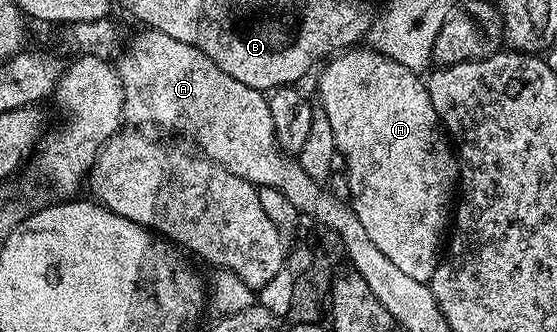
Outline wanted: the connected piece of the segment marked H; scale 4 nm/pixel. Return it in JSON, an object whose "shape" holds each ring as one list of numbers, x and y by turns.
{"shape":[[352,46,332,55,322,65,322,68,323,73,319,76,320,105,318,104,318,107,321,109,322,115,327,117,329,126,333,130,336,153,340,157,347,156,347,184,351,187,349,203,355,209,357,218,361,218,361,226,365,226,365,230,369,233,369,238,373,238,373,246,377,246,377,250,381,250,381,254,385,254,385,258,389,258,389,262,394,262,402,272,409,274,409,278,417,278,417,282,422,284,428,283,433,278,433,274,441,262,439,249,442,246,444,249,445,237,448,235,449,225,453,220,453,201,457,196,457,185,460,178,459,157,452,141,440,125,437,110,433,110,433,102,429,98,429,90,424,77,420,73,401,66,401,62,393,62,389,58,382,56,380,52,374,52,366,46]]}

